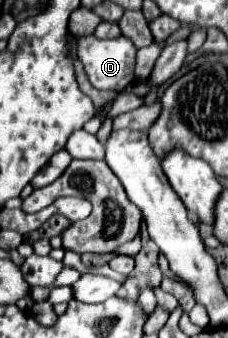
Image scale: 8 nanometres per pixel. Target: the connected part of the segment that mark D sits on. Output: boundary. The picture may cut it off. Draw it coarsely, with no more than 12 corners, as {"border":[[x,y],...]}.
{"border":[[125,36],[77,38],[91,86],[133,84],[135,44]]}

